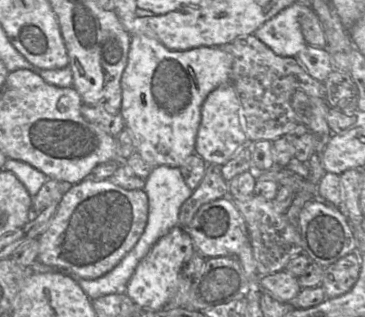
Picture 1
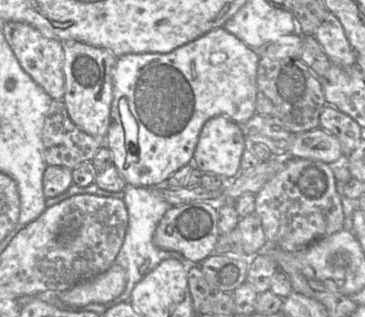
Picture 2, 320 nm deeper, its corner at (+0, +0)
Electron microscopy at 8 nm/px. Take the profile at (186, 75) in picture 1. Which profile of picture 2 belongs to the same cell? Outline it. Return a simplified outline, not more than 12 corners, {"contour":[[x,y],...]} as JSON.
{"contour":[[218,27],[113,67],[105,143],[166,185],[203,125],[256,113],[259,56]]}

